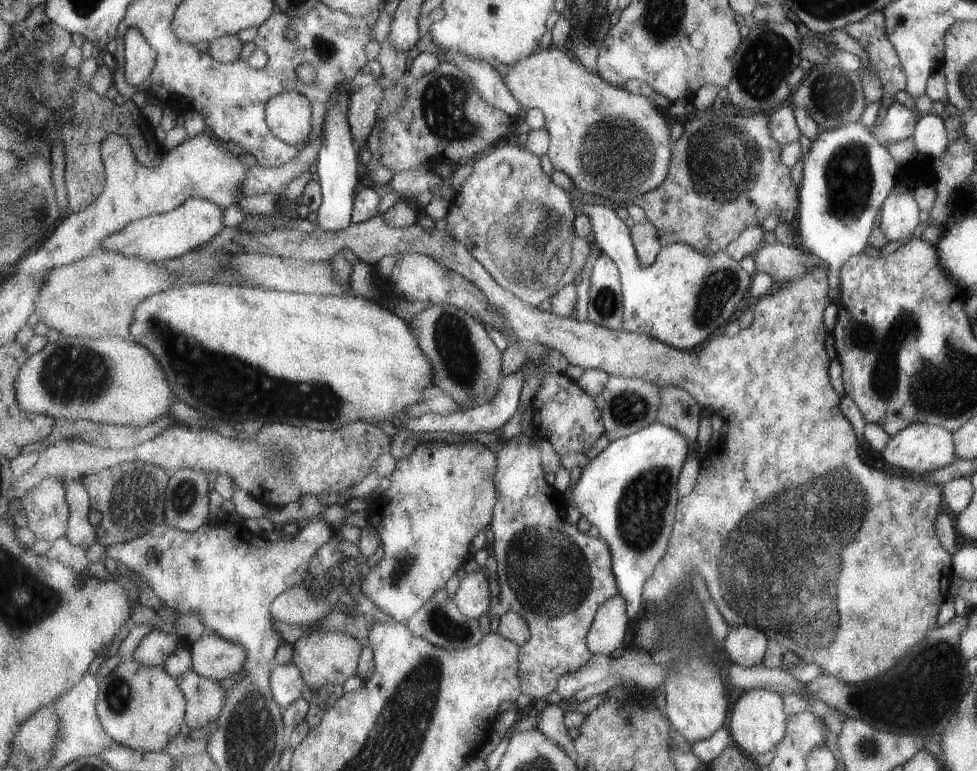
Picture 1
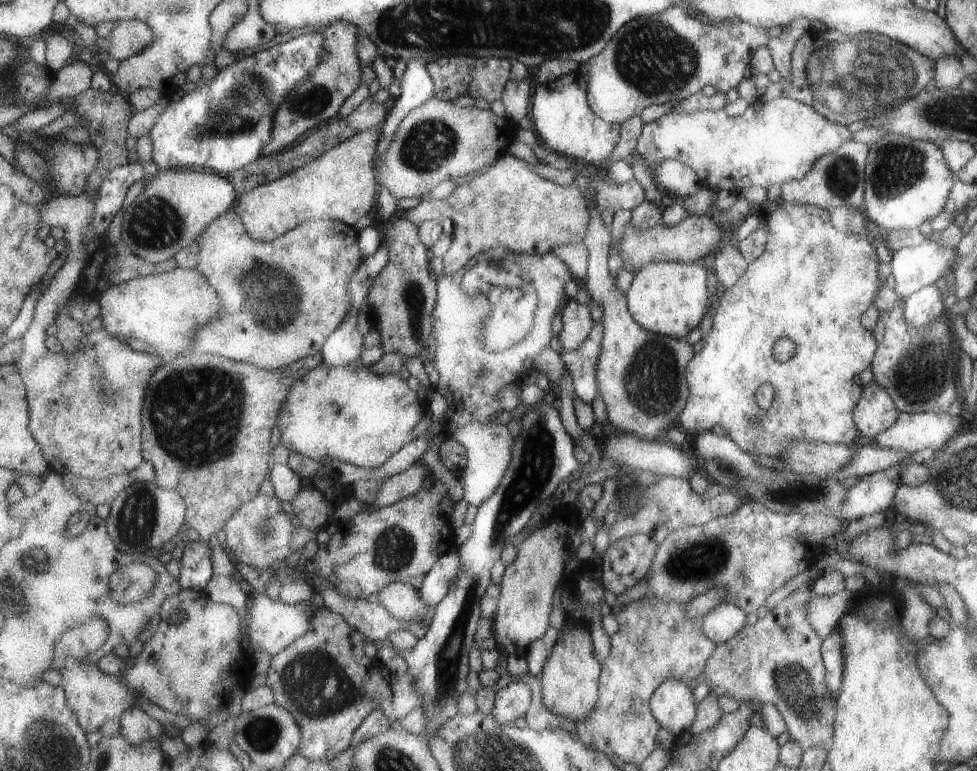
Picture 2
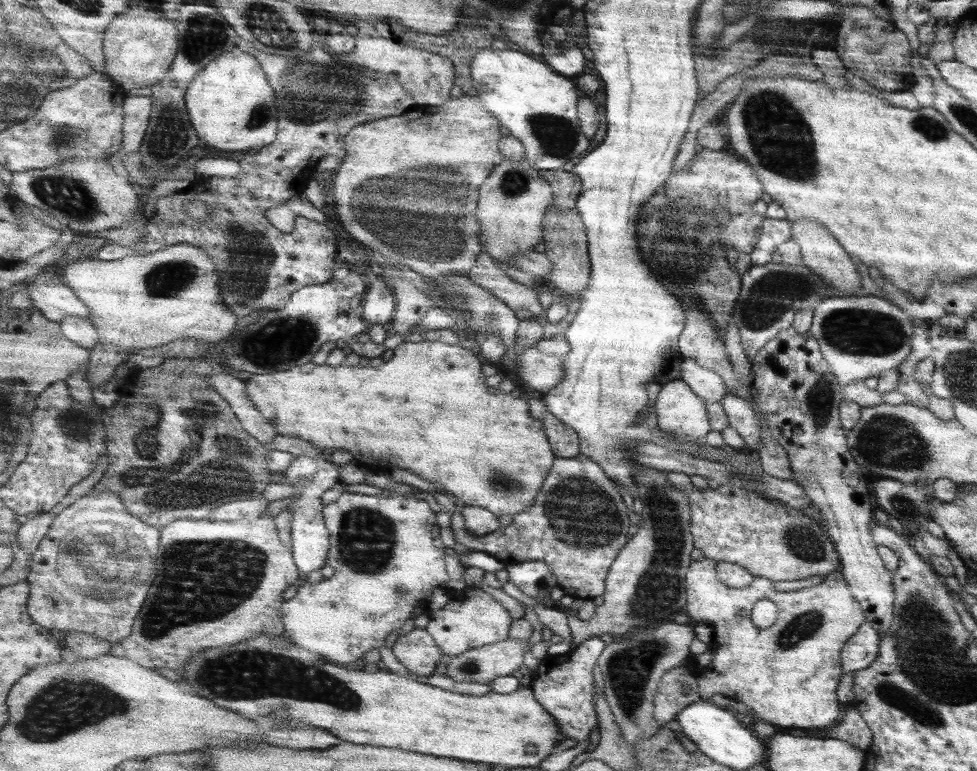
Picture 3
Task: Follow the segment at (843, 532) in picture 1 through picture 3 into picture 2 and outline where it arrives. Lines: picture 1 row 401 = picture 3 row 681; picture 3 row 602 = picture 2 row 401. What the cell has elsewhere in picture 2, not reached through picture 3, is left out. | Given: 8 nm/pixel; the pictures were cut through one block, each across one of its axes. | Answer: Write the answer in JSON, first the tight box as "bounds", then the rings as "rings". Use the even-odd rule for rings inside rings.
{"bounds":[681,202,885,458],"rings":[[[779,202],[777,206],[773,206],[765,216],[765,224],[767,224],[767,244],[765,244],[765,250],[763,254],[751,262],[745,272],[739,276],[739,280],[727,288],[727,292],[721,296],[721,300],[717,302],[717,312],[715,312],[715,322],[713,322],[713,330],[707,338],[707,342],[703,344],[703,350],[695,356],[695,360],[689,364],[689,370],[687,370],[687,376],[689,376],[689,386],[691,386],[691,394],[689,394],[689,402],[681,414],[681,428],[687,430],[689,438],[695,436],[697,432],[701,434],[703,430],[709,430],[713,428],[715,424],[719,424],[725,432],[727,432],[727,438],[731,438],[733,442],[737,442],[745,452],[749,452],[751,456],[771,456],[771,458],[779,458],[791,444],[795,442],[815,442],[815,444],[837,444],[837,442],[845,442],[847,446],[855,446],[855,438],[859,436],[859,430],[855,428],[855,422],[853,422],[853,408],[855,404],[859,402],[859,396],[861,396],[861,390],[863,386],[855,386],[853,384],[853,376],[861,374],[863,370],[869,368],[871,364],[871,358],[873,358],[873,352],[877,348],[875,344],[875,338],[869,330],[861,328],[859,320],[861,316],[867,312],[867,308],[871,306],[871,300],[875,296],[875,292],[885,286],[885,282],[879,278],[879,272],[877,272],[877,250],[869,244],[869,238],[865,234],[841,234],[837,232],[833,226],[831,226],[831,218],[825,210],[819,210],[817,206],[803,206],[803,204],[789,204],[789,202]],[[779,338],[789,338],[793,344],[795,344],[795,352],[793,356],[779,364],[773,360],[771,356],[771,346],[779,340]],[[761,384],[769,384],[773,390],[775,390],[775,402],[769,410],[761,410],[757,404],[755,404],[755,390],[757,386]]]}

